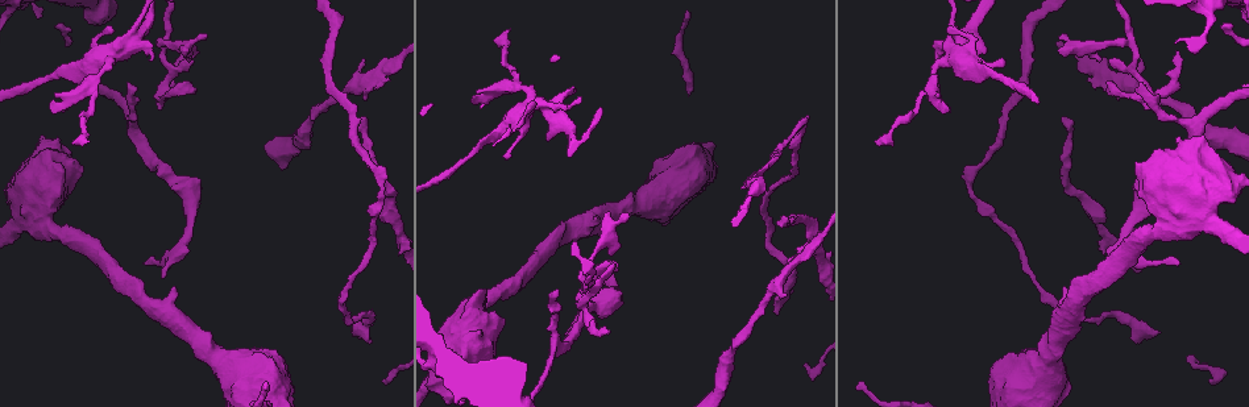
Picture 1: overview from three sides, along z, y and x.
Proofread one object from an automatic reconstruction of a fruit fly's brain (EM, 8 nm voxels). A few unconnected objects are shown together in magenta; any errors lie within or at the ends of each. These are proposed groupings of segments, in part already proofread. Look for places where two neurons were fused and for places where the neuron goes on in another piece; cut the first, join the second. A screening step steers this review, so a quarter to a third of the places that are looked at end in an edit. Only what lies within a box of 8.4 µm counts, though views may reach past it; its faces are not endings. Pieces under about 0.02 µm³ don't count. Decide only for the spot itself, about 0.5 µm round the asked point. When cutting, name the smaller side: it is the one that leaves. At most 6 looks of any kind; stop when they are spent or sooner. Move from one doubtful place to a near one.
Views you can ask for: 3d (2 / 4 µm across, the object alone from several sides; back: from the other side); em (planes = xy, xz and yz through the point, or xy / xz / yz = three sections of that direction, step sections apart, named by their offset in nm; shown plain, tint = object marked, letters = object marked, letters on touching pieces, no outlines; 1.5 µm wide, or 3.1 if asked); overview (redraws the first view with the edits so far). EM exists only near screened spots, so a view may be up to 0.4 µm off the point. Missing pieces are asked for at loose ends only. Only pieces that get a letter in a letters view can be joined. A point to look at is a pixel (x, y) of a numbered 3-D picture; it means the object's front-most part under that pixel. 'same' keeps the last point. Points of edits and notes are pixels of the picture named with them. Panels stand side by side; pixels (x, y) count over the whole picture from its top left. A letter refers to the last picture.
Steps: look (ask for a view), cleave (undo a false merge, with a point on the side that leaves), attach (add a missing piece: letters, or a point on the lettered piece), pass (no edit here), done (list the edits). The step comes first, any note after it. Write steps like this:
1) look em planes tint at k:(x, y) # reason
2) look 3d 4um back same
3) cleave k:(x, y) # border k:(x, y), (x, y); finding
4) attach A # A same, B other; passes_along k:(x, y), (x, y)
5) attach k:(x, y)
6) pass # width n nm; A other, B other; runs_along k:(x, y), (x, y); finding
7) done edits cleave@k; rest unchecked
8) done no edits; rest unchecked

look em yz step 8 letters at 1:(951, 60) # four arms meet

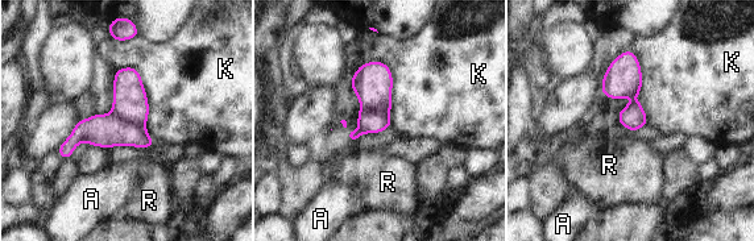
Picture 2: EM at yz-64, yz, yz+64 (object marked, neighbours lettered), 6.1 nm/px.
cleave 2:(107, 131) # longest_contact K 500 nm; A other, K other, R other; a second neuron is stuck on

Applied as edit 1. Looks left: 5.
look 3d 4um at 1:(365, 118)

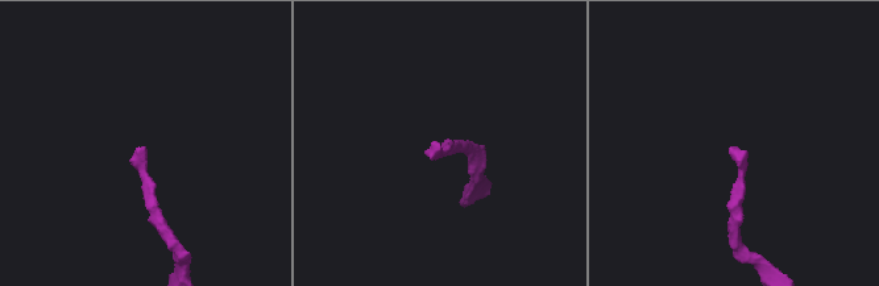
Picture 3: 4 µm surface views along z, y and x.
look em yz step 4 plain at 3:(733, 146)

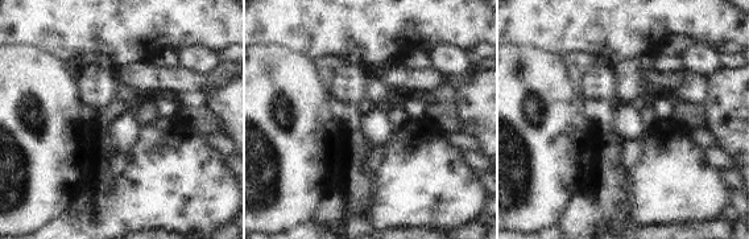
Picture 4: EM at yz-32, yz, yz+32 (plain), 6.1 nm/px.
look em yz step 4 letters same # what lies round it

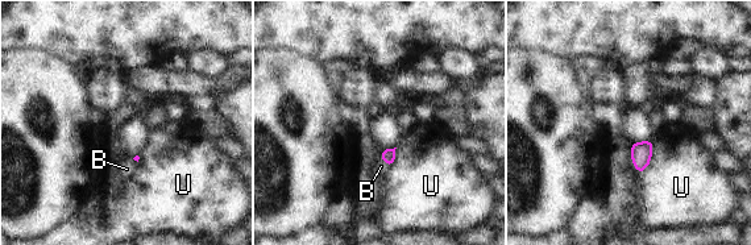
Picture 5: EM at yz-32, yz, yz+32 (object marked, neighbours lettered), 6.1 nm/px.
attach B # longest_contact U 240 nm; B same, U other; passes_along 5:(389, 154), (385, 161), (381, 166); the neuron continues

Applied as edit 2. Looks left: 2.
done edits cleave@2, attach@5; rest unchecked

